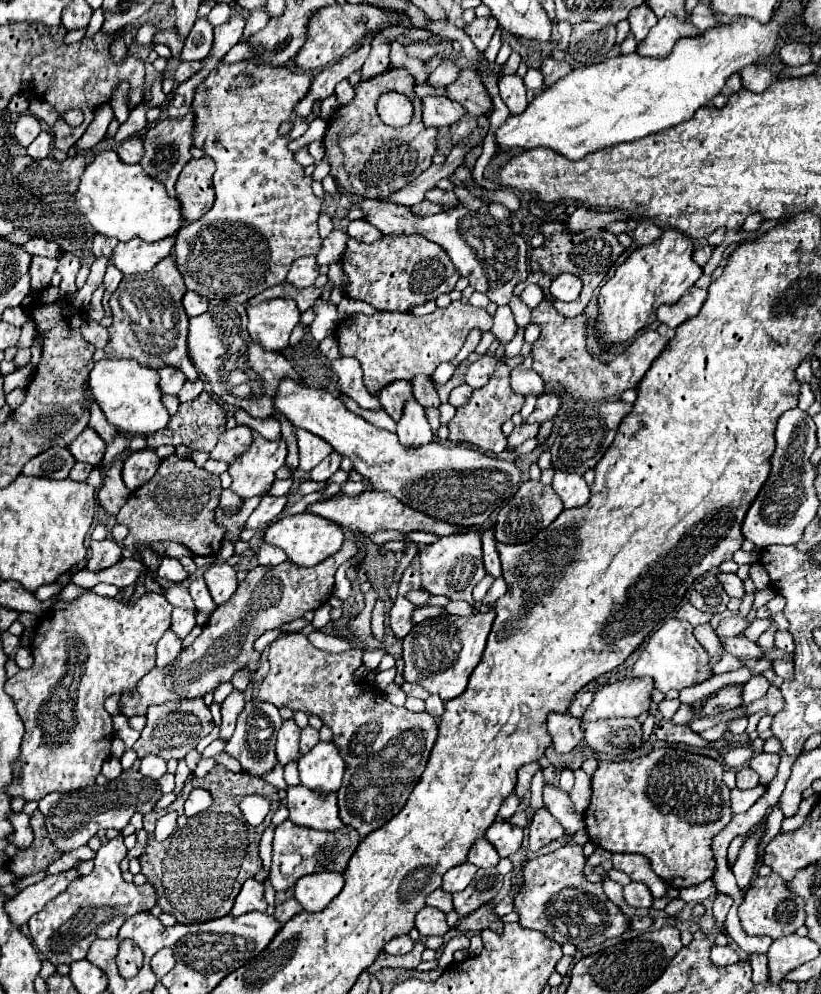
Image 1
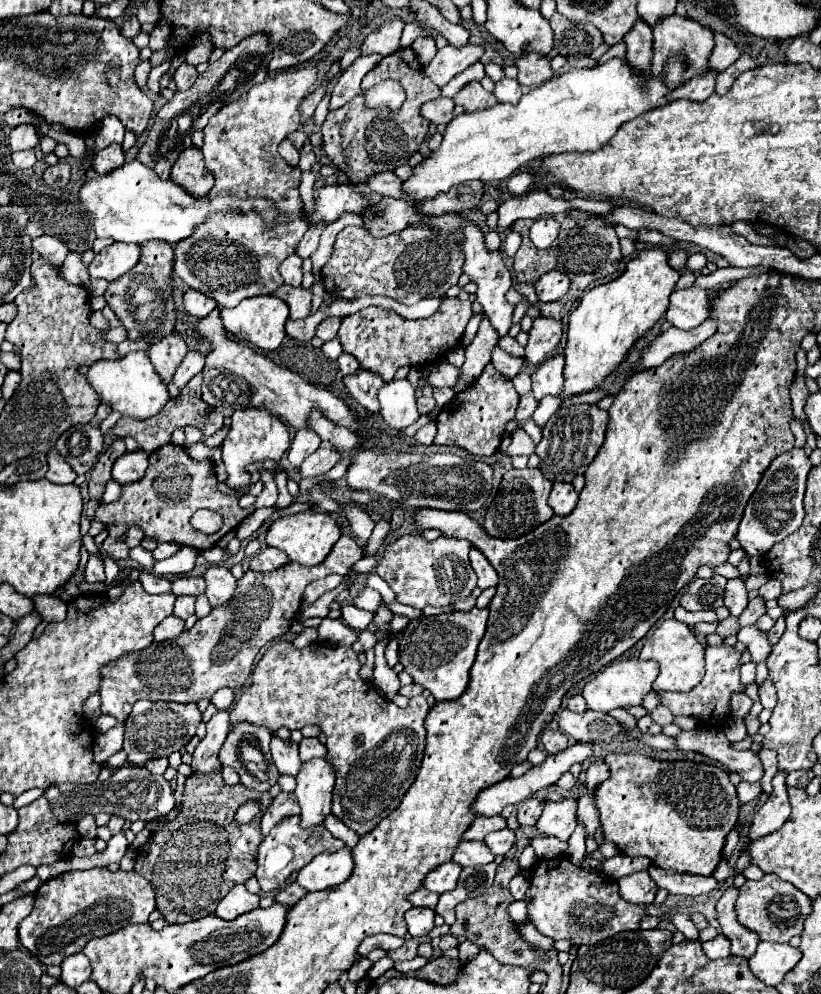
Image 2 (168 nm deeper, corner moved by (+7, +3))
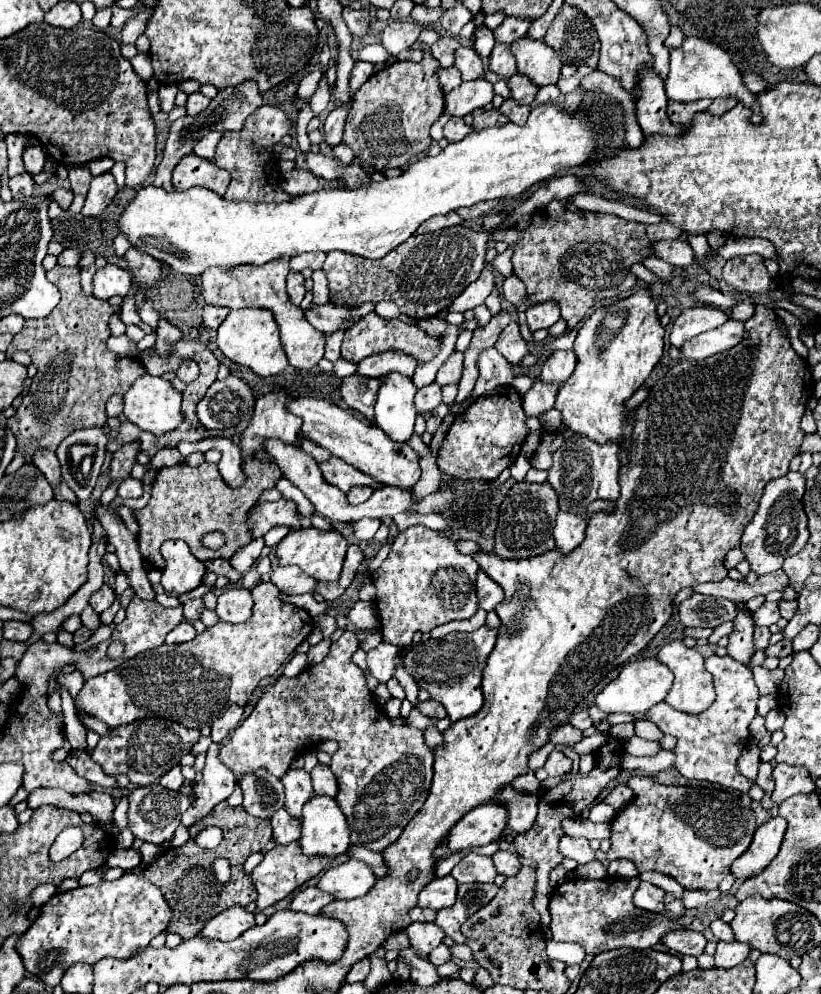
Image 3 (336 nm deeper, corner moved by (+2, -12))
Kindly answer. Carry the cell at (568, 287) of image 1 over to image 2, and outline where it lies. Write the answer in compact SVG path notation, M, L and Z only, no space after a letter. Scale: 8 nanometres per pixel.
M554 270L554 272L546 272L534 284L534 290L536 290L538 300L546 304L546 302L556 302L558 298L562 298L568 292L568 286L570 286L570 280L562 276L562 272Z

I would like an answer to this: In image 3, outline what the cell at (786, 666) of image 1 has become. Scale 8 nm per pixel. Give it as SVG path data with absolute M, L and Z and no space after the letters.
M755 627L755 635L753 635L753 645L755 645L755 649L757 651L761 651L761 649L767 649L769 647L769 629L765 629L765 627Z

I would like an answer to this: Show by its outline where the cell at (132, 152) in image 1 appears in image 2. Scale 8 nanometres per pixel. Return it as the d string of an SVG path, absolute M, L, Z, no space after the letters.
M112 144L112 146L102 148L100 152L94 154L92 168L94 168L94 172L98 172L98 174L106 174L106 172L112 172L114 168L118 168L118 166L122 166L122 164L124 164L122 146L120 146L120 144Z

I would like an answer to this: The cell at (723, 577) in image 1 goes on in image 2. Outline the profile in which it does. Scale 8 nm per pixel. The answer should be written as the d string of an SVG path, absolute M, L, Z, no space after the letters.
M728 580L726 584L726 596L724 596L724 604L730 610L732 616L740 616L742 610L748 604L748 596L746 596L746 588L744 588L744 580Z

